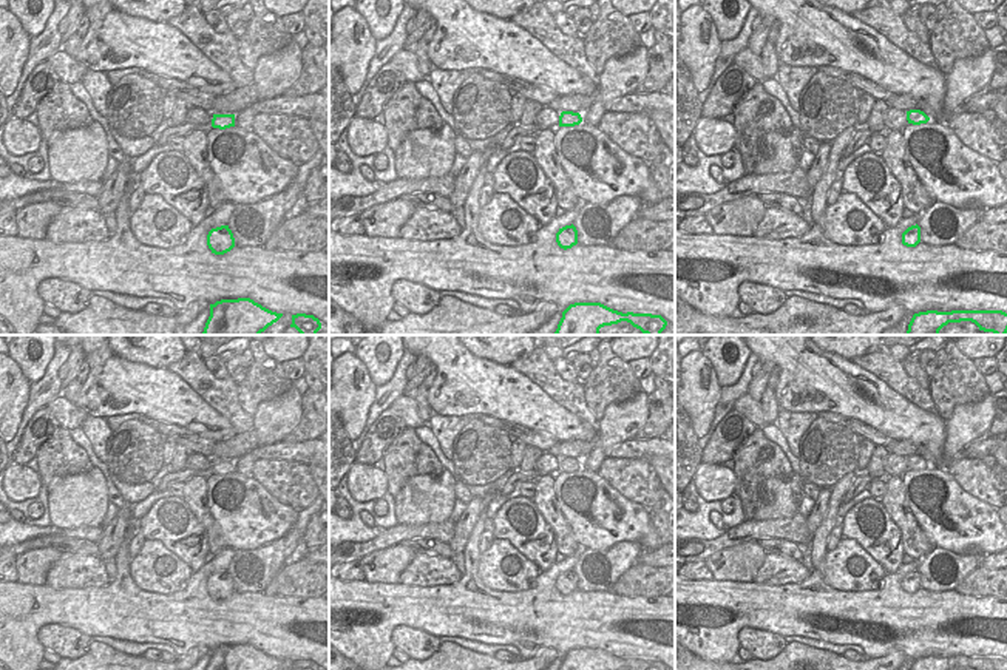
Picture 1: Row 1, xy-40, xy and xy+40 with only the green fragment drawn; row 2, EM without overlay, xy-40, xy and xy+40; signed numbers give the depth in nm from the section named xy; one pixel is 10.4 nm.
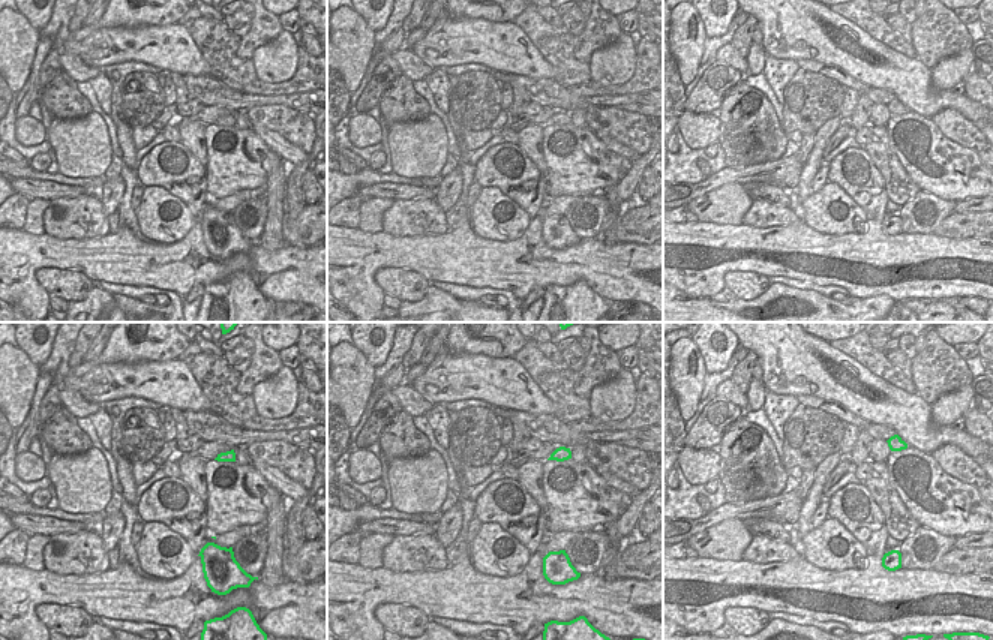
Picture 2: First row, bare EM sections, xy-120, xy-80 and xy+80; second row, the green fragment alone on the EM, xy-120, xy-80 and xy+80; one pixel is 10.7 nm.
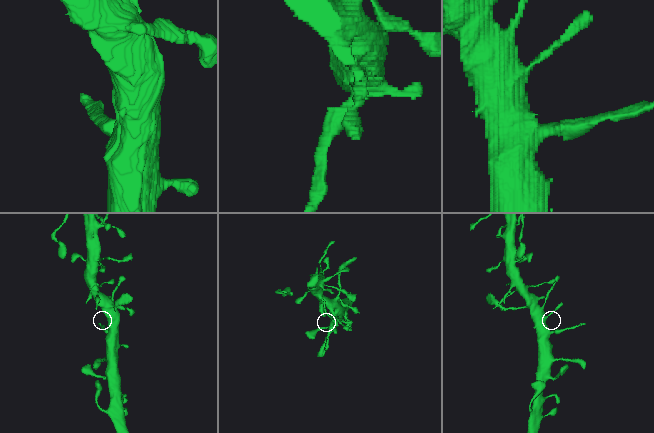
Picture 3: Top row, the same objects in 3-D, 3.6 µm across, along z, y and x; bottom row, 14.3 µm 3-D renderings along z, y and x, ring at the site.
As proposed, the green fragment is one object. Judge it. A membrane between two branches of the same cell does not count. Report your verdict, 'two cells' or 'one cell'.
one cell

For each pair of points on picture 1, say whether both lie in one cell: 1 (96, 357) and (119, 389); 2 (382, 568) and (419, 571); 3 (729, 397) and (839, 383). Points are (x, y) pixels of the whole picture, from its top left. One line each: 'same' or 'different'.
1: same
2: different
3: different

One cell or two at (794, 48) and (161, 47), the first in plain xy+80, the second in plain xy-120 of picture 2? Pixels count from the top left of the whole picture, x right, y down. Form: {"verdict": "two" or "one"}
{"verdict": "one"}

